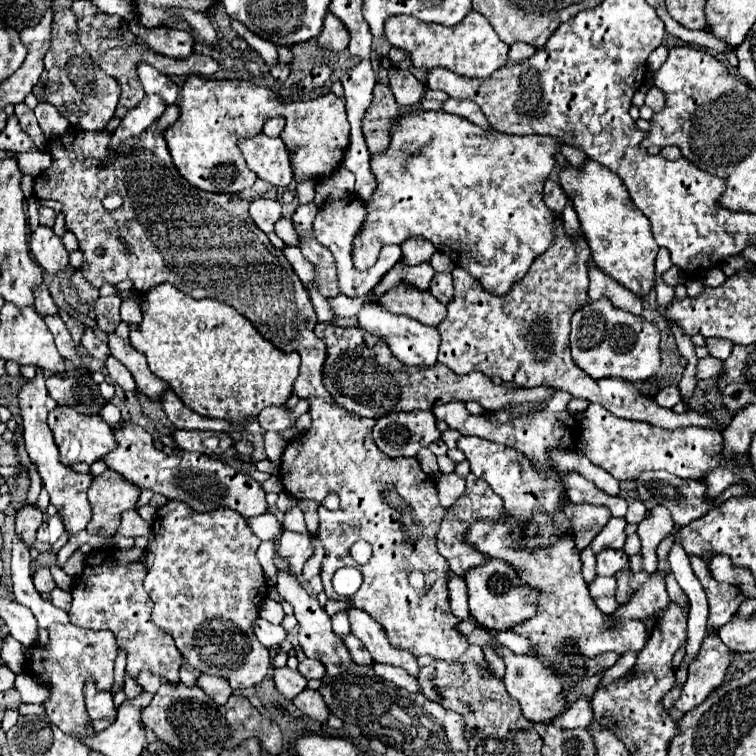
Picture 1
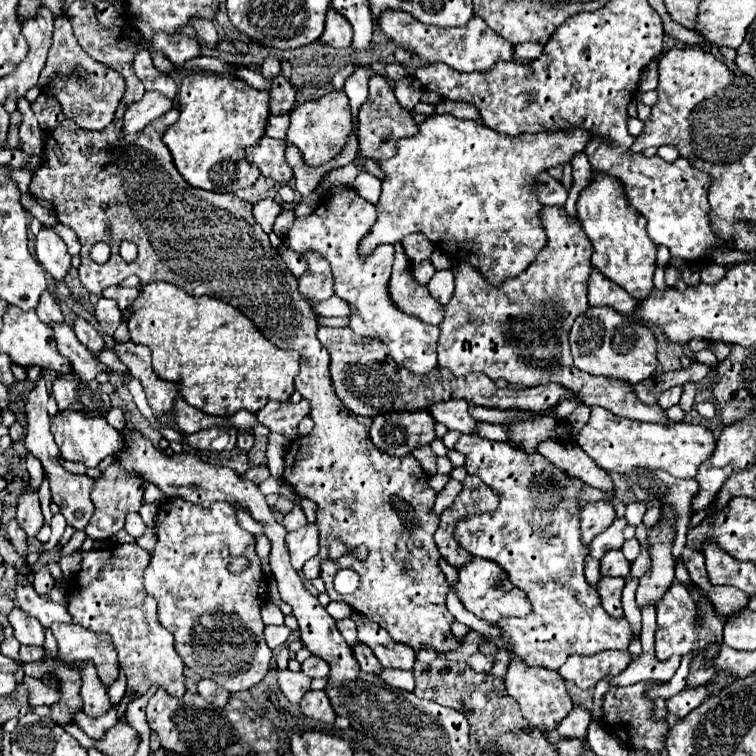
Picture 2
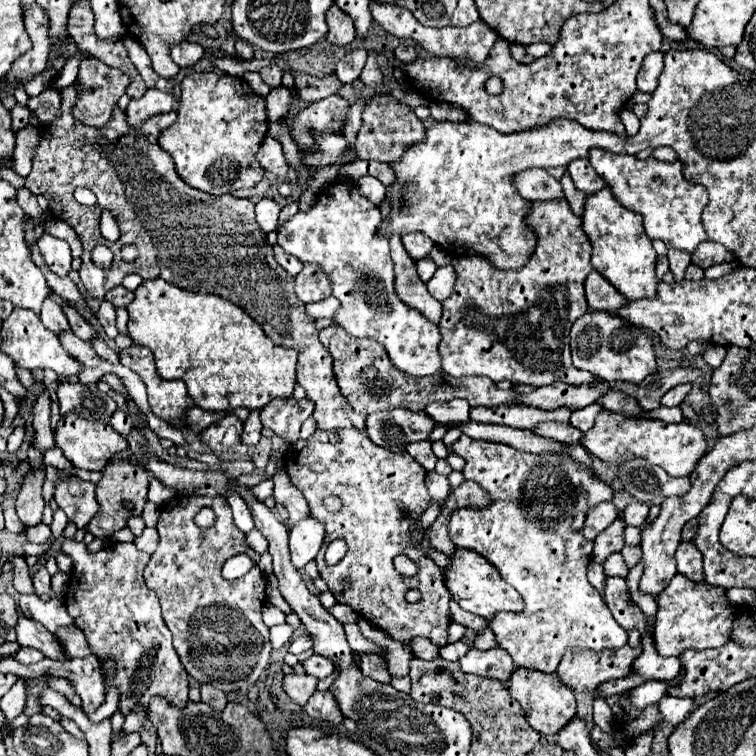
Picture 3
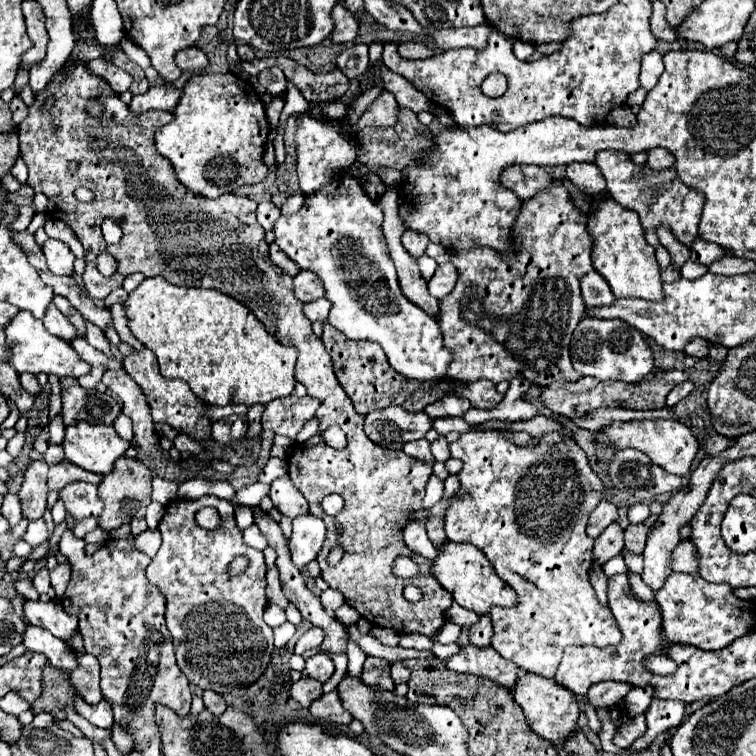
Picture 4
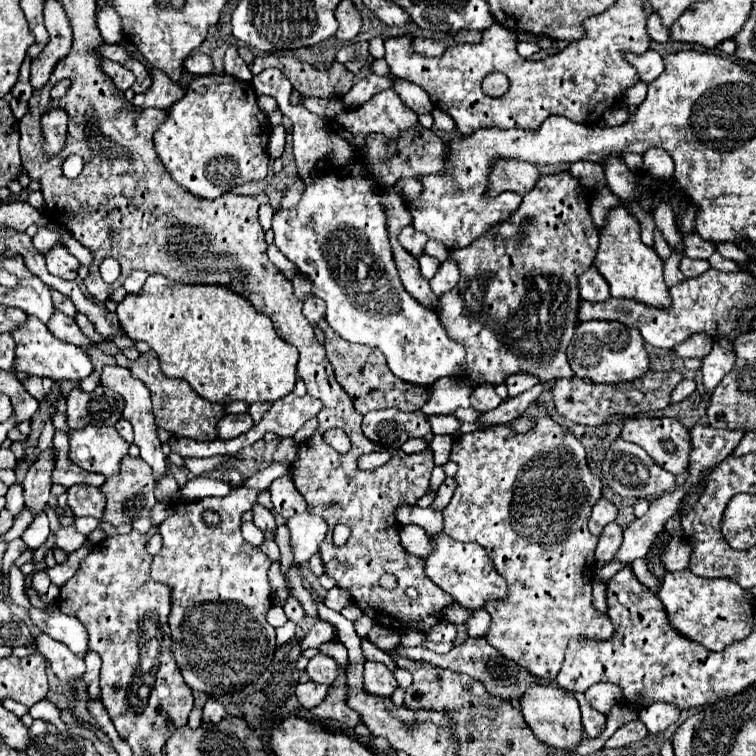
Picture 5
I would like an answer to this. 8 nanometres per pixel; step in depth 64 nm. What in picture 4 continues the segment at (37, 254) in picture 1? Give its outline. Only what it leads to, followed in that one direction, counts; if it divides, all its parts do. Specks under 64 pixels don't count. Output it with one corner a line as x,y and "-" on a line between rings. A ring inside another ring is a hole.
46,240
44,248
42,248
48,268
52,274
58,276
72,276
74,274
74,254
70,252
70,248
60,242
60,240

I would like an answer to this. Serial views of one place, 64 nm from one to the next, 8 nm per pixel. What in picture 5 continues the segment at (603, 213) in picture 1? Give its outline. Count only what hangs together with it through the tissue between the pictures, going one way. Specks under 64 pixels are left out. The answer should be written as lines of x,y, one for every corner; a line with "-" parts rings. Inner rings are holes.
624,206
608,212
606,226
604,230
600,230
600,246
594,258
594,266
610,284
610,292
614,298
630,298
654,308
668,308
668,304
672,304
668,286
662,276
664,262
654,252
654,248
642,244
640,226

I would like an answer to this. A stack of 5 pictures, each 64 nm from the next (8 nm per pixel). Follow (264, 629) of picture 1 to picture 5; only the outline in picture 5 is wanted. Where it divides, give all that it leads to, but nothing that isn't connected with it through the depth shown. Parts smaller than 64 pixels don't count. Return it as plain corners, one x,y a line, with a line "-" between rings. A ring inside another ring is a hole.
286,622
282,628
276,628
276,634
278,634
278,644
284,644
288,640
294,638
294,630
296,630
296,624
294,622

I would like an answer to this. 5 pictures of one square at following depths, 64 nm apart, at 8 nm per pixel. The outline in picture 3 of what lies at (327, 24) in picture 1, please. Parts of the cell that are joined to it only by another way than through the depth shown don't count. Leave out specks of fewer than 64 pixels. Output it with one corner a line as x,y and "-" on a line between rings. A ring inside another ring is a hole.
336,4
328,10
328,26
330,30
326,38
330,44
346,46
356,38
356,28
354,28
352,18
346,12
342,12

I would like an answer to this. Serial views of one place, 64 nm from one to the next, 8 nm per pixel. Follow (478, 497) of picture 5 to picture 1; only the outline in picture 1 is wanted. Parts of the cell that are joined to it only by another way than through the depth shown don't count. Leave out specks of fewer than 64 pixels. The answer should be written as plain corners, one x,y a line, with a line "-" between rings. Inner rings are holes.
462,436
458,440
458,448
466,454
470,470
486,480
490,488
504,500
504,518
502,520
476,520
470,530
464,534
464,540
480,554
492,556
498,560
508,562
516,572
522,584
536,588
540,592
536,604
536,616
512,626
512,632
530,638
534,656
550,662
554,668
566,658
568,654
582,654
582,656
598,656
604,652
640,652
648,640
642,622
636,620
622,620
610,622
606,614
598,610
594,604
588,584
582,578
582,560
580,552
572,536
564,534
560,540
554,540
548,548
522,548
526,538
524,526
534,518
534,514
548,514
552,516
560,510
566,498
564,484
554,478
542,478
536,470
532,460
528,460
522,452
496,444
492,440
484,440
478,436
-
572,640
574,644
568,648
564,642

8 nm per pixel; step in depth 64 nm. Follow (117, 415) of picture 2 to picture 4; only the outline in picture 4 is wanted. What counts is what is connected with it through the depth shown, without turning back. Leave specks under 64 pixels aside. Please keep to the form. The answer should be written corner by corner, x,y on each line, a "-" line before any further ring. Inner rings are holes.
120,414
120,416
116,418
114,428
116,428
116,432
120,434
120,438
124,438
124,440
128,440
128,442
132,440
132,420
128,420
128,416

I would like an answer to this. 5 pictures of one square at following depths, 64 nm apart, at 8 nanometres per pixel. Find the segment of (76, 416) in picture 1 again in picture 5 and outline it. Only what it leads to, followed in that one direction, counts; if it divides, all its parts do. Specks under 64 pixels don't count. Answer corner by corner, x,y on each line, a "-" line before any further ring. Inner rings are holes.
90,424
70,432
70,460
88,472
104,476
118,474
128,448
130,444
120,438
116,428
98,428

